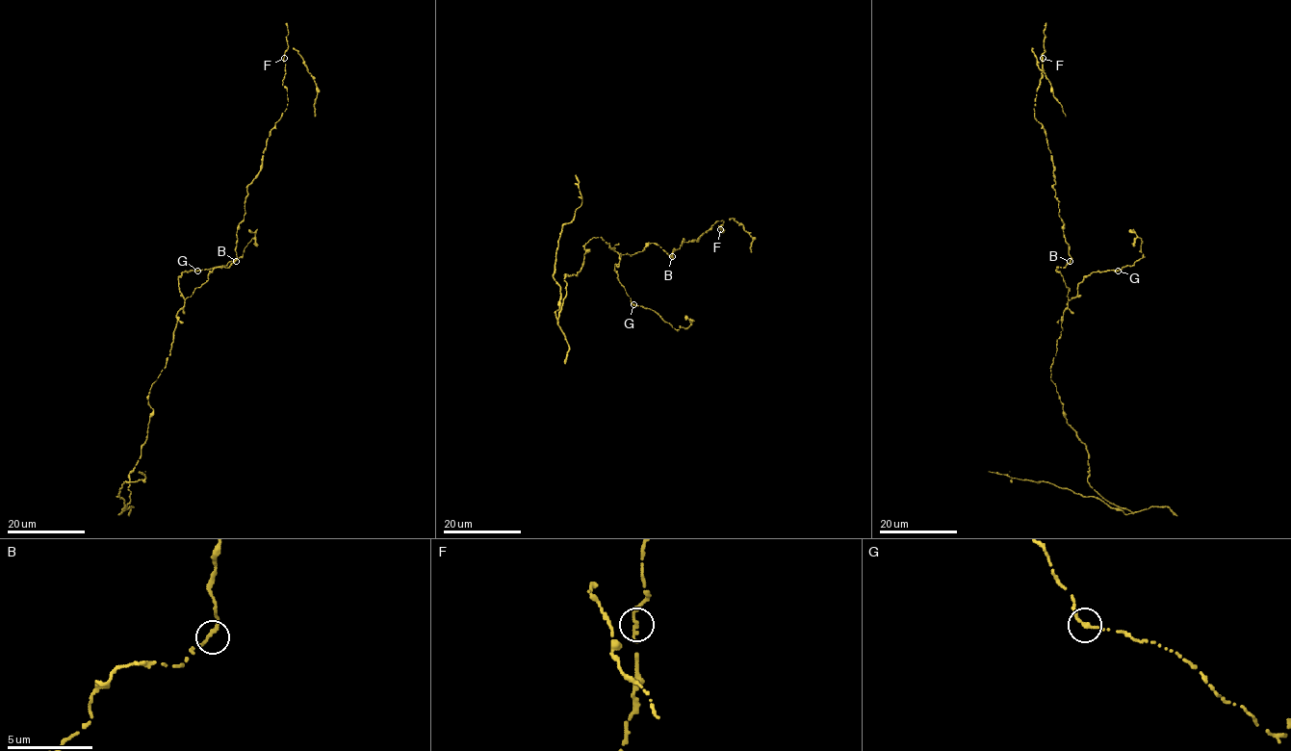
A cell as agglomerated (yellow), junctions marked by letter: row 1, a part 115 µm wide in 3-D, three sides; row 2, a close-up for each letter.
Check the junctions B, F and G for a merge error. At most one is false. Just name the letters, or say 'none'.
none

